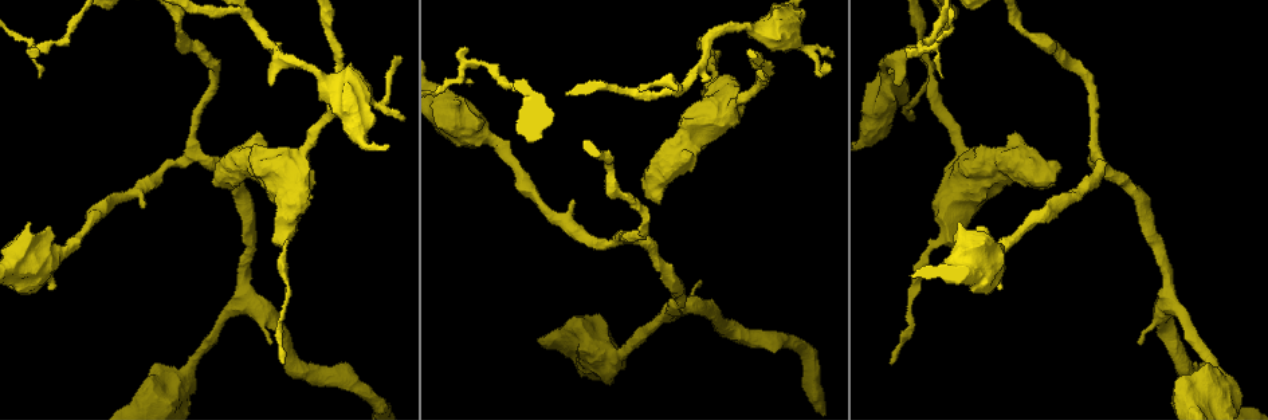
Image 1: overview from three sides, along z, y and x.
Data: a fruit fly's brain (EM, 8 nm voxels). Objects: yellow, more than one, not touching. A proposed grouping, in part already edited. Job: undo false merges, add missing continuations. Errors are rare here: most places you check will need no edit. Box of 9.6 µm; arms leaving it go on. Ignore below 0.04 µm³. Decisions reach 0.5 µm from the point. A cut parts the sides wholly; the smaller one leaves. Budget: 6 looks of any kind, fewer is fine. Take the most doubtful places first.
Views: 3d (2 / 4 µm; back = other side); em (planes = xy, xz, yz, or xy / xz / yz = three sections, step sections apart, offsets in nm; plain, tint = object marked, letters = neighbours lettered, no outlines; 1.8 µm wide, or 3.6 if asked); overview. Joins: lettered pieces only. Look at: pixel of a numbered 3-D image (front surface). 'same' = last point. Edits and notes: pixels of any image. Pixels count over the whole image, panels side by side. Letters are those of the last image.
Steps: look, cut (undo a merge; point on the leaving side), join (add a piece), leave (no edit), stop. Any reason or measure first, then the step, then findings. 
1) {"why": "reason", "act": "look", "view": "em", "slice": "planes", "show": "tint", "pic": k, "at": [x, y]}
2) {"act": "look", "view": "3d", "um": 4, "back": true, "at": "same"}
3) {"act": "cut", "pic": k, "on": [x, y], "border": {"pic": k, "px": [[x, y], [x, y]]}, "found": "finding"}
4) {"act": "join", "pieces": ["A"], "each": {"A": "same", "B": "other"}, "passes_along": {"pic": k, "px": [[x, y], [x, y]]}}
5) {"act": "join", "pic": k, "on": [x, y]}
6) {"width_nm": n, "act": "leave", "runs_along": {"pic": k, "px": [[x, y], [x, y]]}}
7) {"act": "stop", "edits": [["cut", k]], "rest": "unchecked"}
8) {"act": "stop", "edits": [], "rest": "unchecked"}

{"act": "look", "view": "em", "slice": "yz", "step": 8, "show": "letters", "pic": 1, "at": [268, 83]}

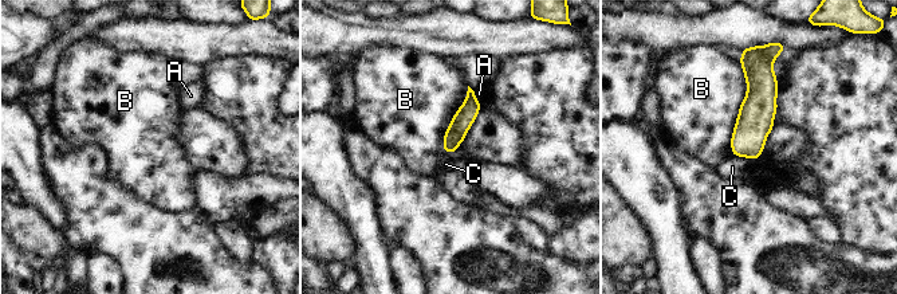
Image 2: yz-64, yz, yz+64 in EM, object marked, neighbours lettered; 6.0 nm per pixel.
{"why": "cut it another way", "act": "look", "view": "em", "slice": "planes", "show": "letters", "at": "same"}

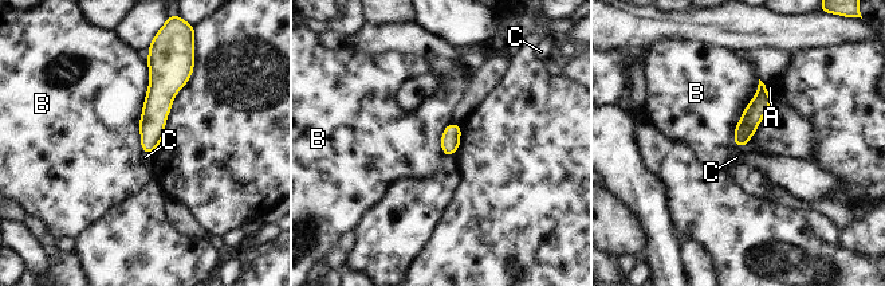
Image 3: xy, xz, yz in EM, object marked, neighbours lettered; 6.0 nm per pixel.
{"act": "leave", "each": {"A": "other", "B": "other", "C": "other"}, "border": {"pic": 3, "px": [[146, 61], [142, 152]]}, "found": "none of them fits"}

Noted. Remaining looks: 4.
{"why": "arms part here", "act": "look", "view": "em", "slice": "planes", "show": "plain", "pic": 1, "at": [672, 92]}

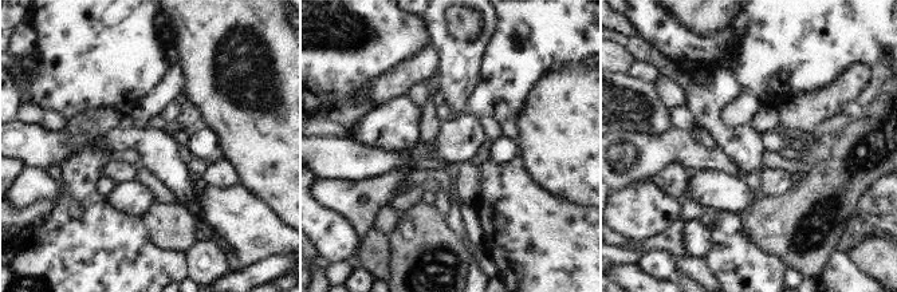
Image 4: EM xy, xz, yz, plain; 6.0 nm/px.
{"act": "look", "view": "em", "slice": "planes", "show": "letters", "at": "same"}

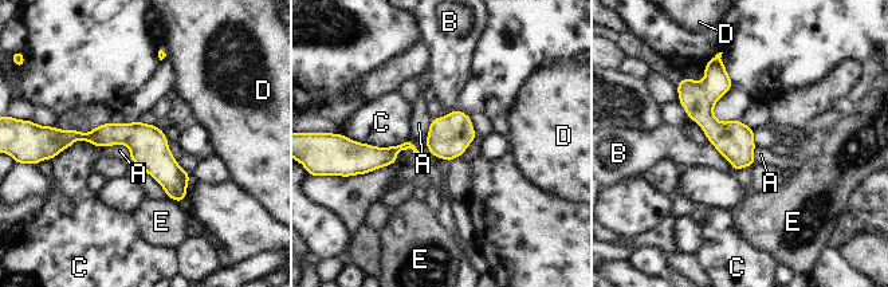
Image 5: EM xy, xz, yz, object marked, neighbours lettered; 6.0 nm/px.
{"width_nm": 220, "longest_contact_nm": ["C", 360], "act": "leave", "each": {"A": "other", "B": "other", "C": "other", "D": "other", "E": "other"}, "found": "continuous, no second neuron"}

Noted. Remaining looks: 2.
{"why": "thin neck", "act": "look", "view": "em", "slice": "planes", "show": "letters", "pic": 1, "at": [711, 73]}

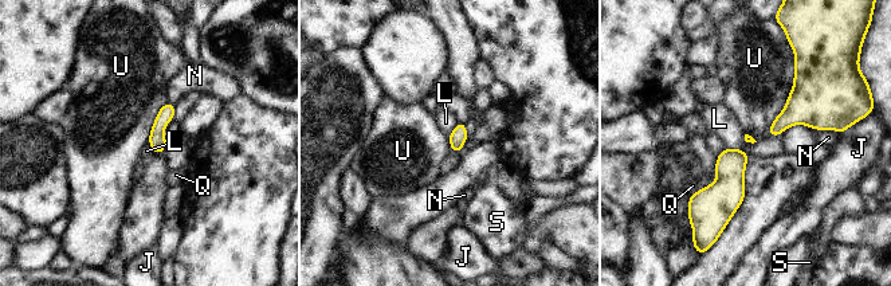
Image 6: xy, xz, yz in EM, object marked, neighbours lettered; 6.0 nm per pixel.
{"longest_contact_nm": ["U", 500], "act": "leave", "each": {"J": "other", "L": "other", "N": "other", "Q": "other", "S": "other", "U": "other"}, "border": {"pic": 6, "px": [[726, 147], [742, 149], [749, 156]]}, "found": "continuous, no second neuron"}

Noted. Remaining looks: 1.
{"act": "stop", "edits": [], "rest": "unchecked"}

